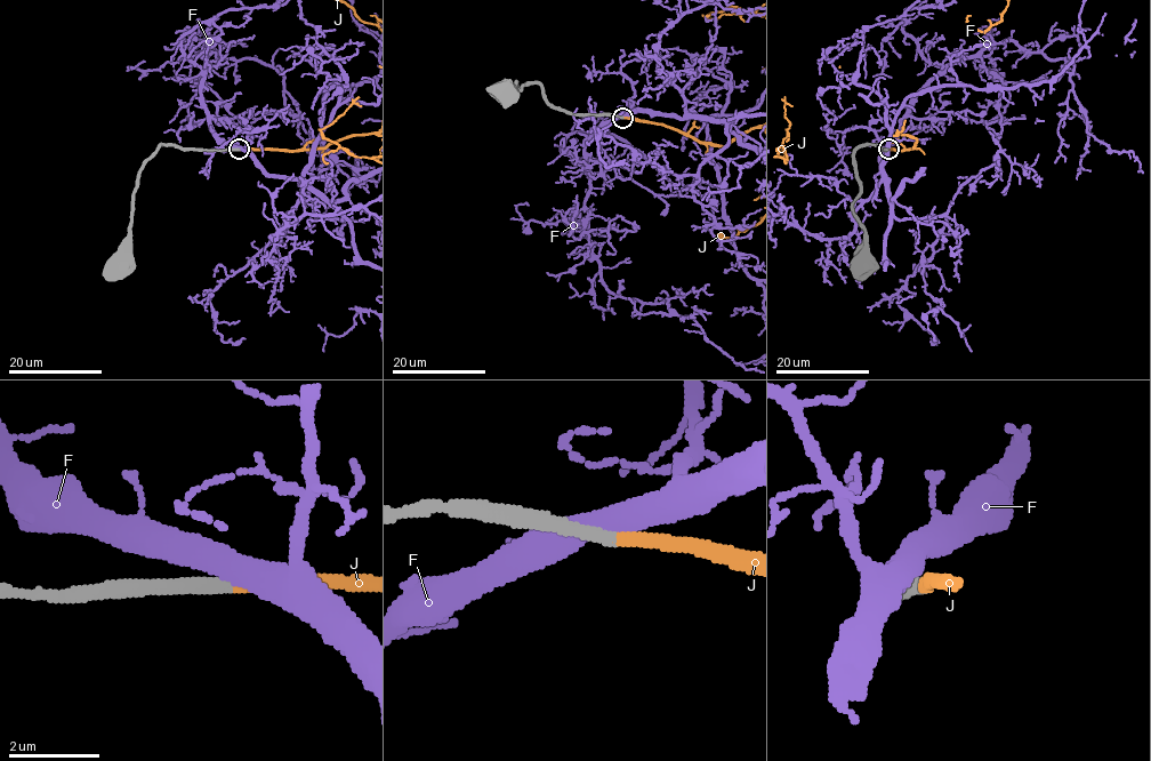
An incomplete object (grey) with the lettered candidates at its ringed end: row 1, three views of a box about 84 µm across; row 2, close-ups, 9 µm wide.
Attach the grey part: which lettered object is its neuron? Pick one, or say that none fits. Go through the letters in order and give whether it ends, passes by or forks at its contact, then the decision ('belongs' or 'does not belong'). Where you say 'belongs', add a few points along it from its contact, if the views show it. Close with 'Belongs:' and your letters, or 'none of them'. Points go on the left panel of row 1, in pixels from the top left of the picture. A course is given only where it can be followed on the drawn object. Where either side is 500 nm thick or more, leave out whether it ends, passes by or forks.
F: does not belong
J: it ends; belongs
Belongs: J

